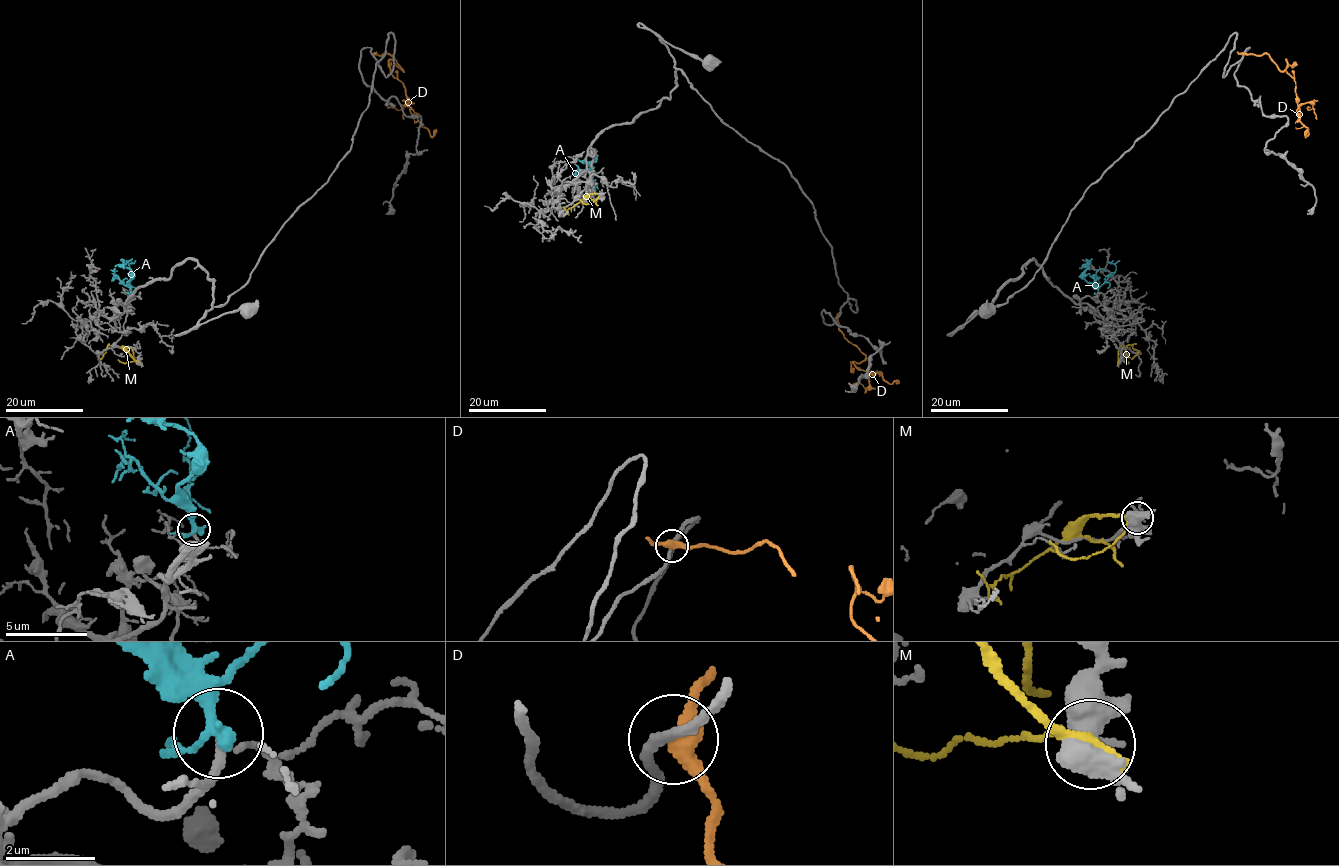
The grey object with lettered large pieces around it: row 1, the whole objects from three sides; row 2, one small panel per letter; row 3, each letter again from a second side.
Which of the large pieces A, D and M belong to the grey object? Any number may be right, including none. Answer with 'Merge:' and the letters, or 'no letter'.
Merge: A

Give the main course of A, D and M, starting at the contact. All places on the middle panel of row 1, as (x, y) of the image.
A: (593, 174), (590, 163), (594, 159), (586, 164), (594, 167)
D: (836, 319), (843, 336), (866, 357), (859, 363), (851, 362), (859, 369), (877, 372), (890, 384), (899, 383)
M: (601, 194), (588, 194), (567, 210), (568, 214), (563, 206)

